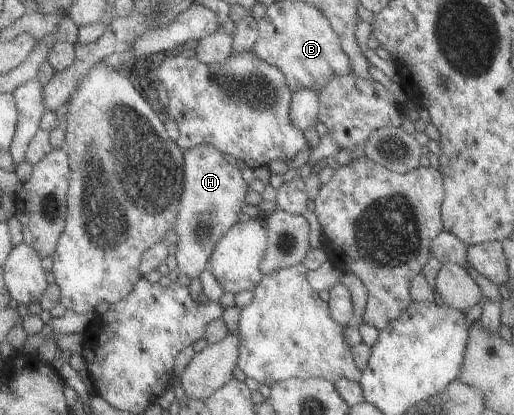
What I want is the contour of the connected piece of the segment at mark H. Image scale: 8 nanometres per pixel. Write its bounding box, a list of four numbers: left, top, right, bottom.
[171,144,249,279]

